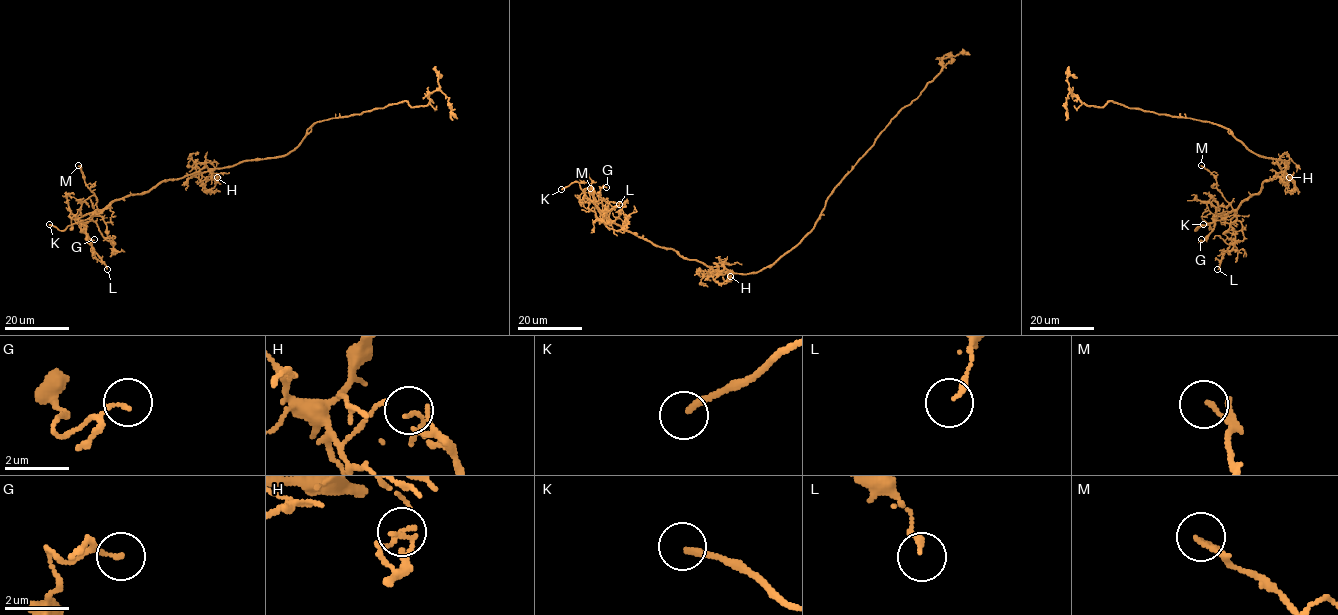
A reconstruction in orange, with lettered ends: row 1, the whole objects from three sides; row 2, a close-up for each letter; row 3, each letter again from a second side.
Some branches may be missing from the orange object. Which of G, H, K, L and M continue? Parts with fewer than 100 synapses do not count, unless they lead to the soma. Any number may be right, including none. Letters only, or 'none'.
K

